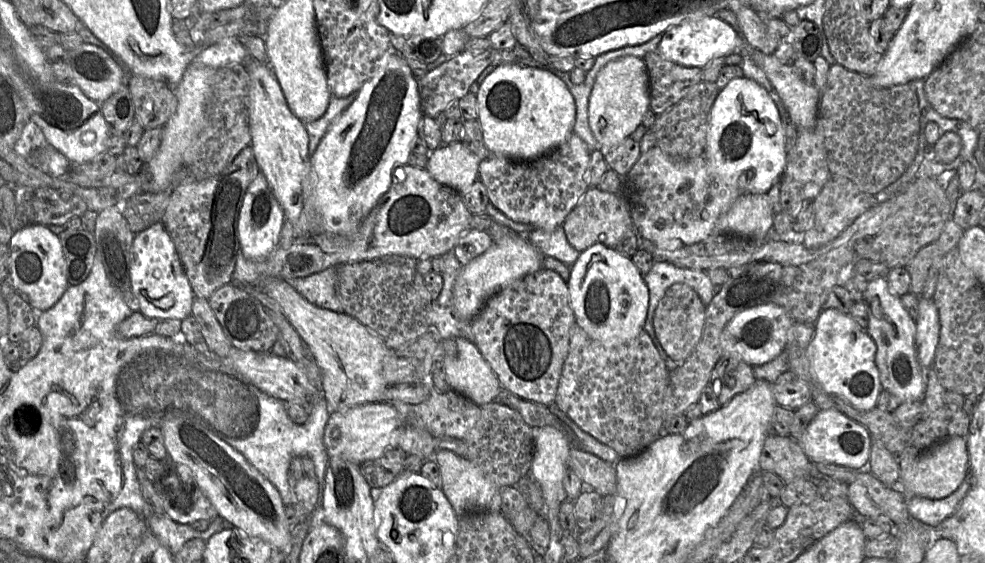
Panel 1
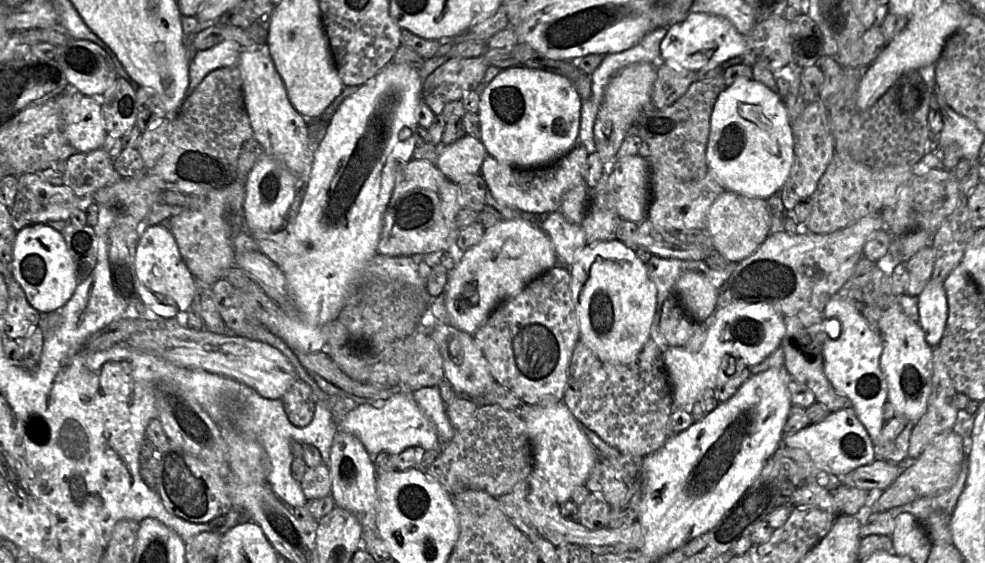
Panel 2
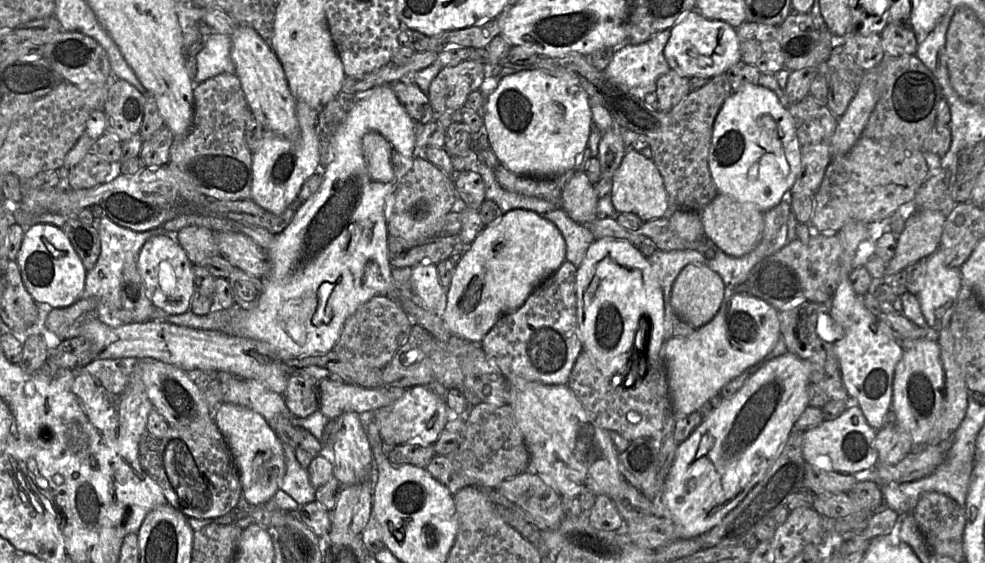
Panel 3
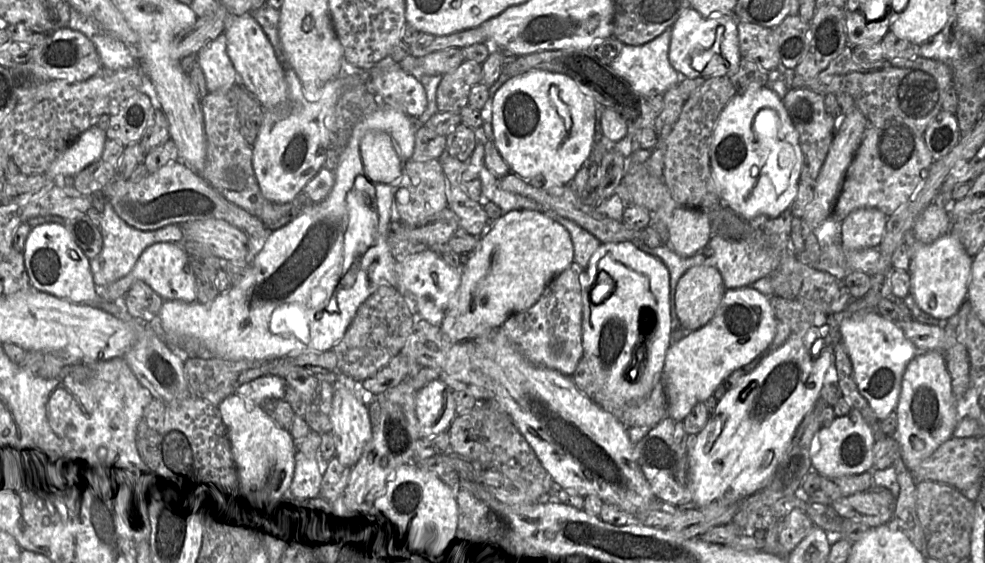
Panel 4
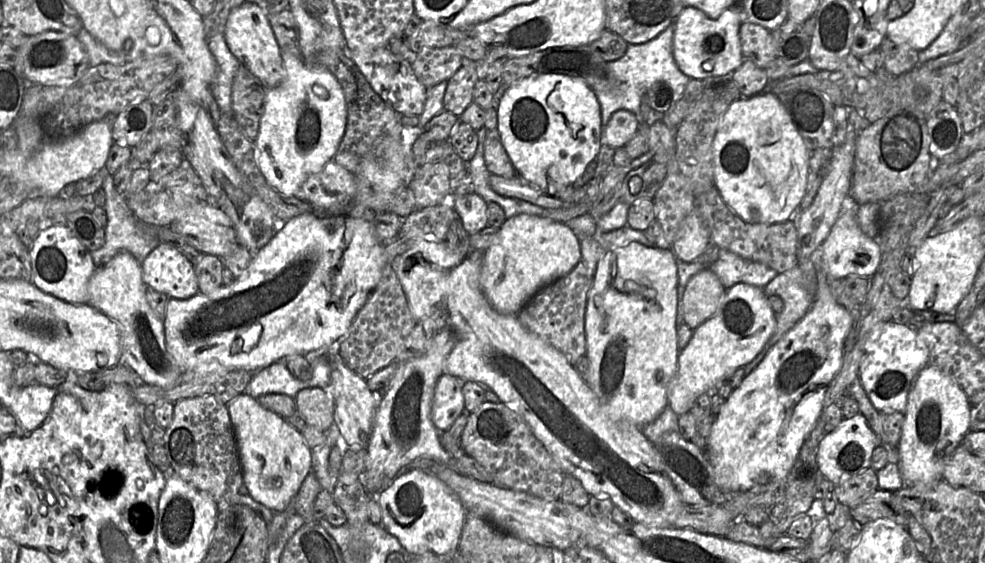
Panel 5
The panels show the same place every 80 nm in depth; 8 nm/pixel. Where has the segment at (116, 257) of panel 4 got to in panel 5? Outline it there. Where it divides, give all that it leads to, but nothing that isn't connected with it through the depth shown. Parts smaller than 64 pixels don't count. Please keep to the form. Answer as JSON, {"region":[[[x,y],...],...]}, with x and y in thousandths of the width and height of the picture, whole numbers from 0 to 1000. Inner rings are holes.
{"region":[[[108,309],[104,334],[107,339],[106,373],[108,375],[110,394],[107,401],[107,430],[105,437],[91,448],[97,476],[106,472],[123,446],[133,449],[143,467],[155,440],[162,432],[158,423],[158,416],[148,416],[148,410],[142,403],[139,389],[129,366],[128,346],[122,346],[119,341],[113,309]]]}

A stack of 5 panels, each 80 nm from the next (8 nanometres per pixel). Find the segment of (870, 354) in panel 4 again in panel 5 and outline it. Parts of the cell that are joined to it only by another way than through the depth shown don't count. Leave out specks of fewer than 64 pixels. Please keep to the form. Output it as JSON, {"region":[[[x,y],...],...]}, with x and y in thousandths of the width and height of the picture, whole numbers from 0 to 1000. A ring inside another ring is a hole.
{"region":[[[902,570],[890,575],[883,590],[872,647],[871,670],[891,732],[918,735],[929,671],[942,647],[943,627],[931,586]]]}

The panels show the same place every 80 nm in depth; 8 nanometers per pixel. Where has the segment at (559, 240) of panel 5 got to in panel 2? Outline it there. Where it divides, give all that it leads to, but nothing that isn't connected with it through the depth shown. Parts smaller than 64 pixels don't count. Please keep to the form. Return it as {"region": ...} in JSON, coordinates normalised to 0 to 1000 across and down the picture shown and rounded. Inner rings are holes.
{"region":[[[510,389],[506,398],[494,405],[488,430],[468,451],[466,467],[456,483],[453,549],[457,575],[481,597],[509,536],[528,520],[535,504],[565,467],[562,435],[548,403],[531,389]]]}

